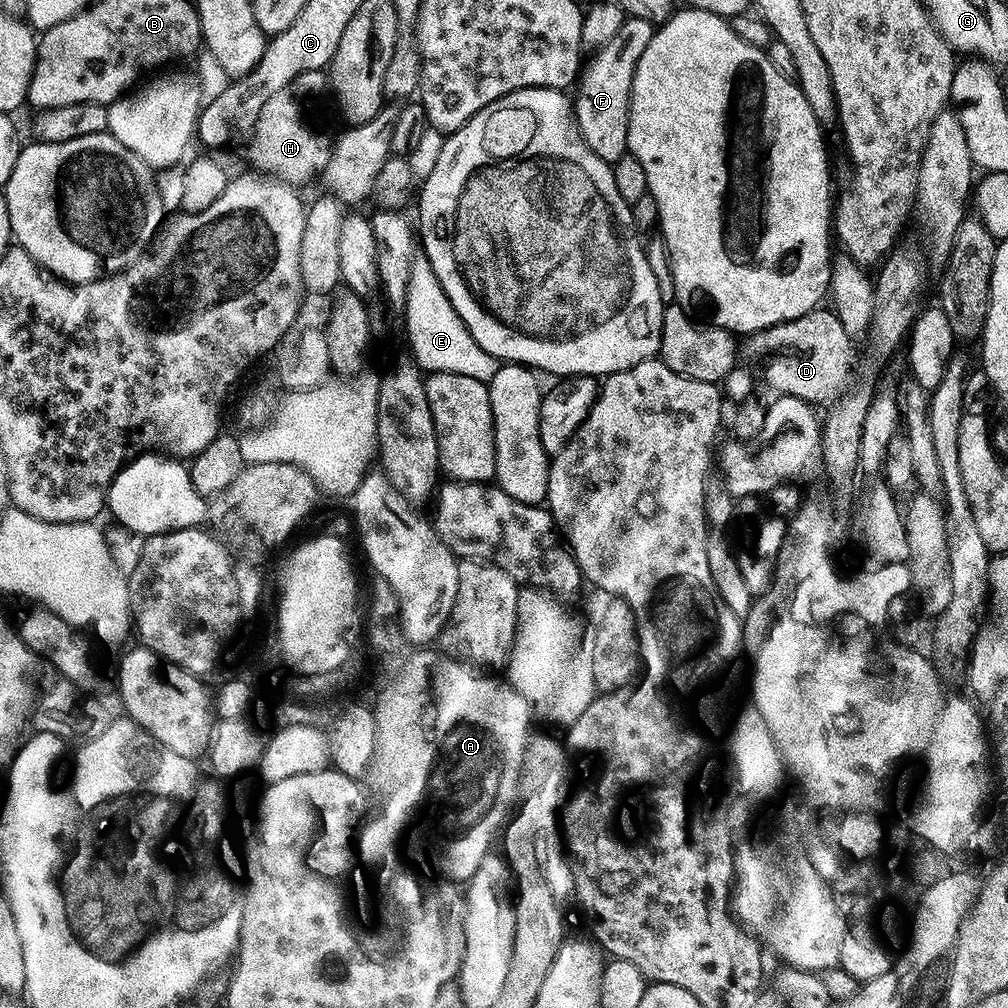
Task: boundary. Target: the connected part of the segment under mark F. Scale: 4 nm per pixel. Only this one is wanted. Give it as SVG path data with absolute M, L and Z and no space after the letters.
M642 18L625 19L608 42L591 53L575 85L574 111L582 138L598 158L614 165L628 152L628 107L632 101L632 83L638 58L650 46L654 26Z

